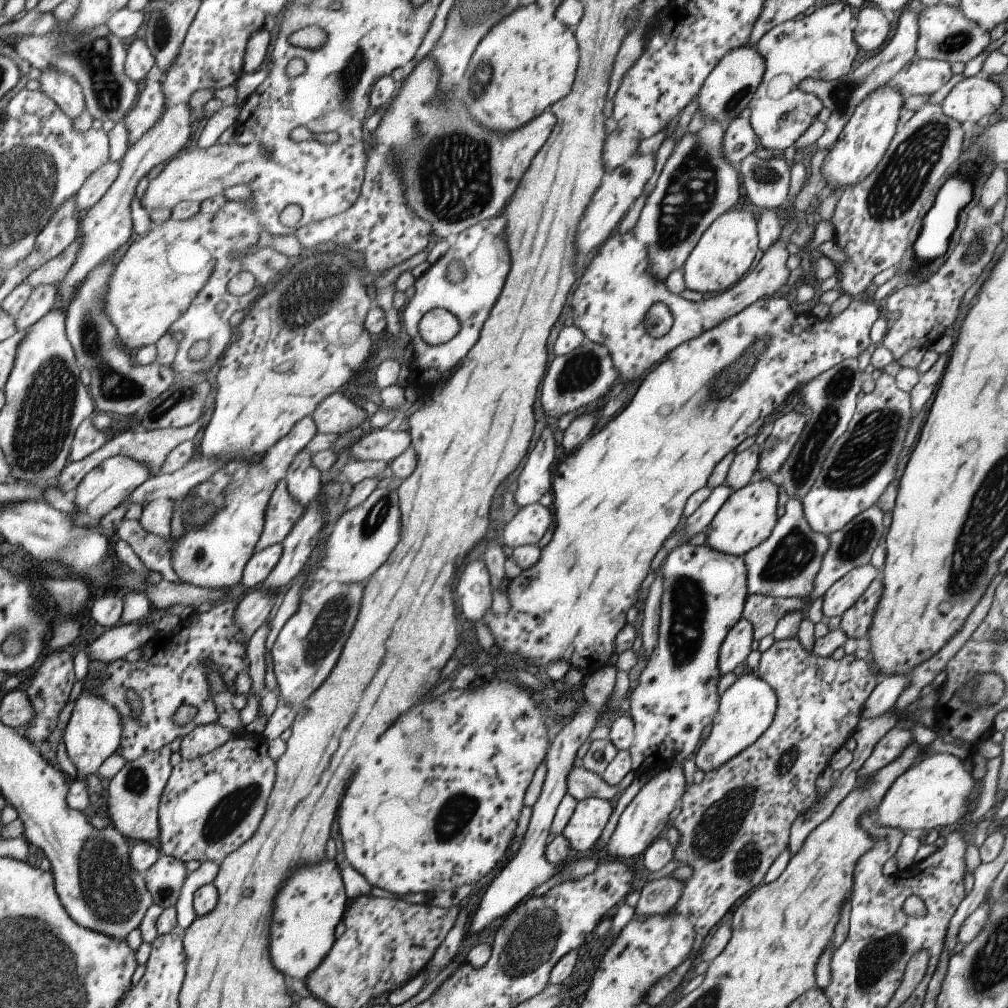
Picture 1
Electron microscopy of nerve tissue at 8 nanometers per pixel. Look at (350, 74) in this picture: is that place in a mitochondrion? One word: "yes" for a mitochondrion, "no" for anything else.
yes

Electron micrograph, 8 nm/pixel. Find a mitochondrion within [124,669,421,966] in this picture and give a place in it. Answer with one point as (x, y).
(231, 813)

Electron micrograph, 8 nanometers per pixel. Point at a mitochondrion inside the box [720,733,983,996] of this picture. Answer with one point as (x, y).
(876, 958)

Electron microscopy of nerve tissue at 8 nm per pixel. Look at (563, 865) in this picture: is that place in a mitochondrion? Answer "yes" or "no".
no

